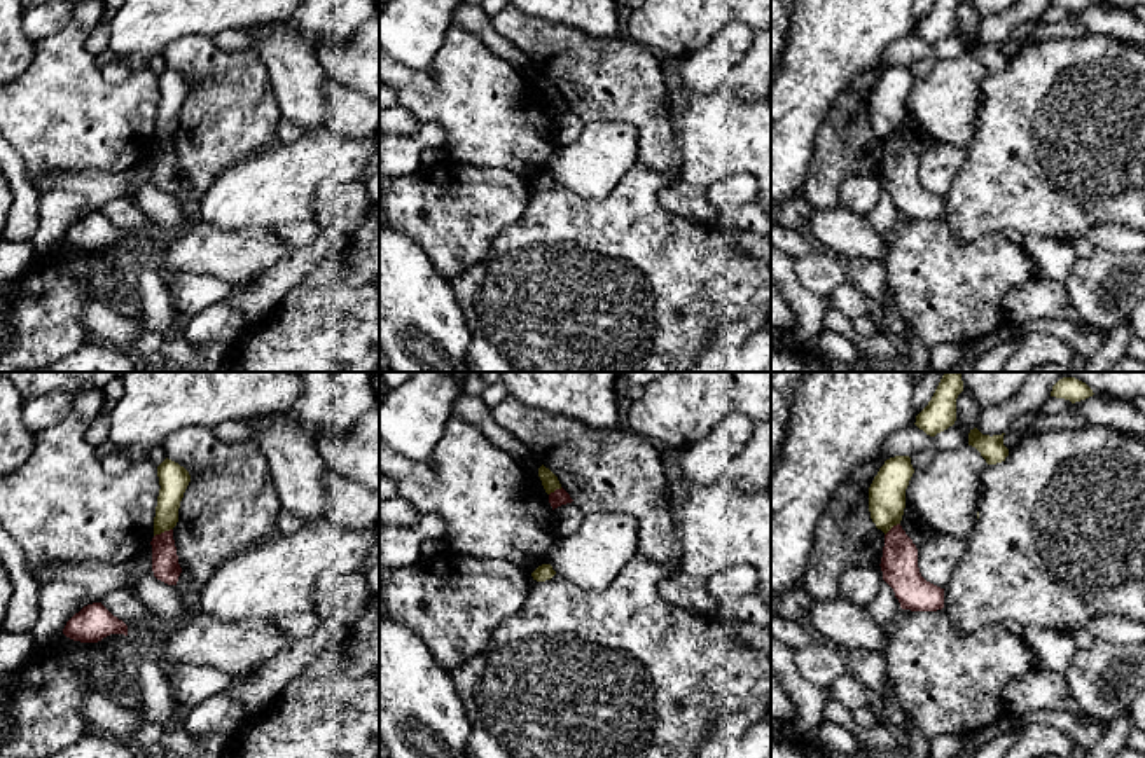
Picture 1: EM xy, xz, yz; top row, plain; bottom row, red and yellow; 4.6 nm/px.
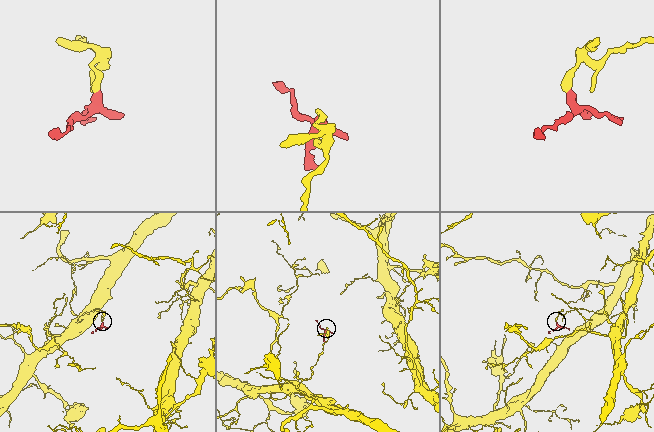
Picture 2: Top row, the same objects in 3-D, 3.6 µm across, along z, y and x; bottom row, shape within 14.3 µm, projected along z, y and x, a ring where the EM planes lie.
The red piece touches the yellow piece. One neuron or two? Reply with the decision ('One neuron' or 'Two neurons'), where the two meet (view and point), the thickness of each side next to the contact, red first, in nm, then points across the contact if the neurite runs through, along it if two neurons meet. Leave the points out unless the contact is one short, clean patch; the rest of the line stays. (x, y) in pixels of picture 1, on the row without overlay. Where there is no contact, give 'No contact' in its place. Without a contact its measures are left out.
Two neurons. Touches red at xy (165, 140). Thickness 130 nm (red) against 140 nm. Boundary: xy (172, 137), (154, 145)

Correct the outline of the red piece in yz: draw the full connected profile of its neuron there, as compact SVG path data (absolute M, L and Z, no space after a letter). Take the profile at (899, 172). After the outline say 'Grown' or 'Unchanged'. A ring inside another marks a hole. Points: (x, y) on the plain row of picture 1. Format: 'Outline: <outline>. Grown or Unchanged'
Outline: M900 133L885 143L883 189L893 197L902 218L937 220L944 217L944 197L926 190L918 176L918 157Z. Unchanged

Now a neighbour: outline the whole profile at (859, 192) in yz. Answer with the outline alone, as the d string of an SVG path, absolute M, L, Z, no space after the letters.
M857 173L841 183L839 199L843 206L867 217L876 206L881 190L883 180L879 173Z

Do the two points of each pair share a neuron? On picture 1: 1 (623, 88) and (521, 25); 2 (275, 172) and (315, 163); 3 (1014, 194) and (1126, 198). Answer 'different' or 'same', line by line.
1: same
2: same
3: same

